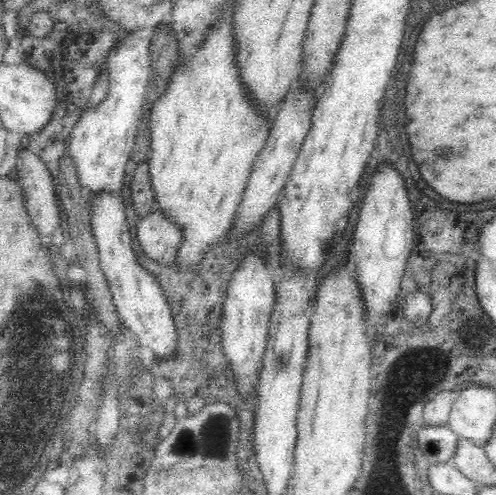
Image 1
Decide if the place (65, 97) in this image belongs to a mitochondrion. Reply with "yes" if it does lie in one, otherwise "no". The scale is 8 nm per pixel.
no

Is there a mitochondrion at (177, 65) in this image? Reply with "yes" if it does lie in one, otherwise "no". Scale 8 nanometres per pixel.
no

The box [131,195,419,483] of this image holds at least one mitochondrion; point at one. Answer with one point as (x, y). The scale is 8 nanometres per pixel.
(209, 440)

